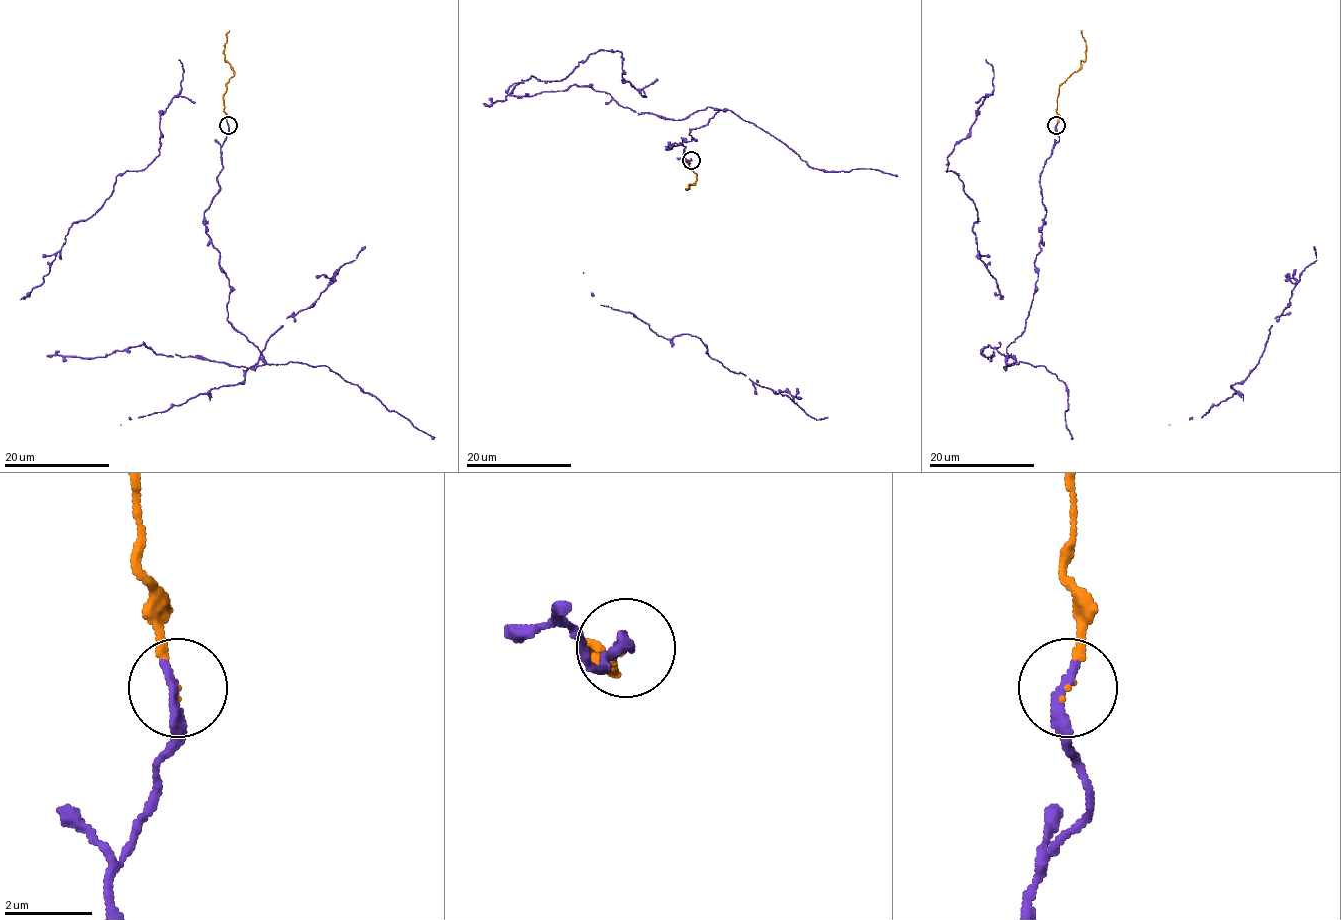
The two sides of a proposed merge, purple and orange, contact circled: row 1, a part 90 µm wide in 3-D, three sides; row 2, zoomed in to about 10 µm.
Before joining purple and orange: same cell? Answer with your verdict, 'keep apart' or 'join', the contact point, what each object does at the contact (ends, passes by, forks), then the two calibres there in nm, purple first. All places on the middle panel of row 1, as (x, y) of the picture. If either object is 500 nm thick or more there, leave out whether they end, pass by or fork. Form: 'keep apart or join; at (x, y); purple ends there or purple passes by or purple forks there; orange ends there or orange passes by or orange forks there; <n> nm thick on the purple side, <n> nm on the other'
join; at (691, 160); purple ends there; orange ends there; 280 nm thick on the purple side, 90 nm on the other

